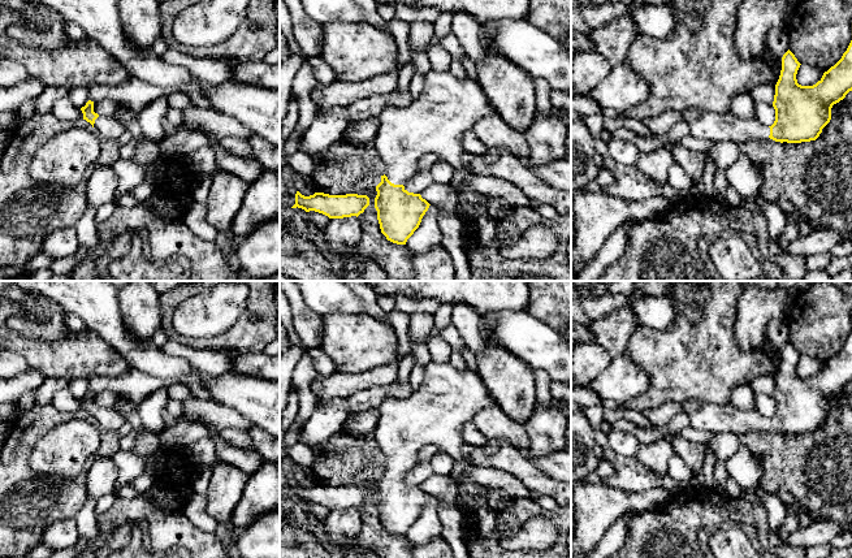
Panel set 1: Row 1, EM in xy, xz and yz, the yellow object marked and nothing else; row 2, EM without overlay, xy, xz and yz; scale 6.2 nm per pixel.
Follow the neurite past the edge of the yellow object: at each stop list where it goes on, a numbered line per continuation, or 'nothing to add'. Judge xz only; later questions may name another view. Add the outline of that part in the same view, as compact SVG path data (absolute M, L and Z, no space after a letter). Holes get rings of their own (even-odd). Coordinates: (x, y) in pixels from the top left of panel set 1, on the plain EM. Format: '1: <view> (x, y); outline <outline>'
1: xz (449, 398); outline M428 363L421 385L412 390L406 399L389 397L380 406L379 421L373 429L377 447L385 457L385 467L394 476L406 473L418 466L419 450L428 445L437 445L441 451L463 464L463 473L473 468L463 455L464 440L462 429L483 408L496 405L479 373L467 368L457 369L450 363Z

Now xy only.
1: xy (109, 419); outline M98 408L94 415L94 421L100 429L118 432L126 423L125 418L117 410Z

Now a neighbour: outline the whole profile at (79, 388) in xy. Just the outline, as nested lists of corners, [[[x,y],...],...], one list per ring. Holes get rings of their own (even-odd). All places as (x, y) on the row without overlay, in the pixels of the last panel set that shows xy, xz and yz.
[[[74,379],[69,380],[68,389],[72,392],[74,397],[82,399],[90,392],[88,379]]]

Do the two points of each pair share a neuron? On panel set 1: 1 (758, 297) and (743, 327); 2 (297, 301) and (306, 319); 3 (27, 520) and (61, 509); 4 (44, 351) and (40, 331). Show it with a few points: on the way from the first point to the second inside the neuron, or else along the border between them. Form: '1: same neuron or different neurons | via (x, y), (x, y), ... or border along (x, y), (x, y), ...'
1: same neuron | via (758, 305), (751, 319)
2: same neuron | via (298, 305), (302, 315)
3: same neuron | via (35, 513), (39, 509), (53, 509)
4: different neurons | border along (14, 331), (42, 340), (60, 340), (70, 332)

